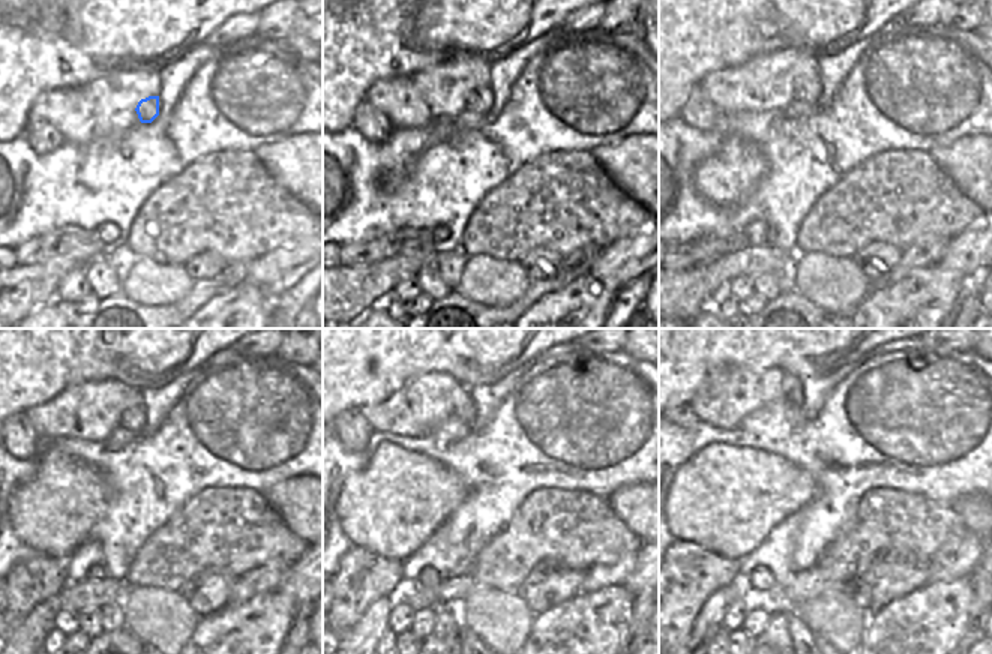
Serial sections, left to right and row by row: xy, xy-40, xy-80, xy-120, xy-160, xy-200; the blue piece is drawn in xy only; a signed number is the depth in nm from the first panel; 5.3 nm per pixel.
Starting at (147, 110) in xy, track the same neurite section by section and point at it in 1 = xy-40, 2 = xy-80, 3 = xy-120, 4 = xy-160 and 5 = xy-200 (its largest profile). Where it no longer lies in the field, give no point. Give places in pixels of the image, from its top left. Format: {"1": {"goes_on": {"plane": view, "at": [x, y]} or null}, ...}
{"1": {"goes_on": {"plane": "xy-40", "at": [479, 98]}}, "2": {"goes_on": {"plane": "xy-80", "at": [808, 89]}}, "3": {"goes_on": {"plane": "xy-120", "at": [134, 417]}}, "4": {"goes_on": {"plane": "xy-160", "at": [464, 410]}}, "5": {"goes_on": {"plane": "xy-200", "at": [791, 384]}}}

